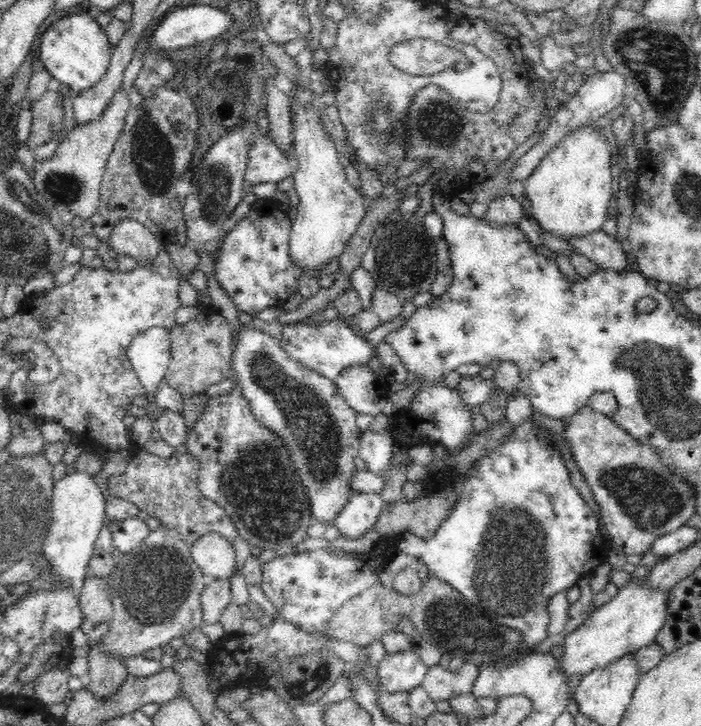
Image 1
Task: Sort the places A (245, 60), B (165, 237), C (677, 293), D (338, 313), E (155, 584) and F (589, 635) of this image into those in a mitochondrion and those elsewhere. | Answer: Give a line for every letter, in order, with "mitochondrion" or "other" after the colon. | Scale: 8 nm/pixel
A: other
B: other
C: other
D: other
E: mitochondrion
F: other

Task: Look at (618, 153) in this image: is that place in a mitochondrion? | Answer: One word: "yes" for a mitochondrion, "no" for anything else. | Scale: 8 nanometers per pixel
no

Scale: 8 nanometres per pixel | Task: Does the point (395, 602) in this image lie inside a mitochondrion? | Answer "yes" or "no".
no

